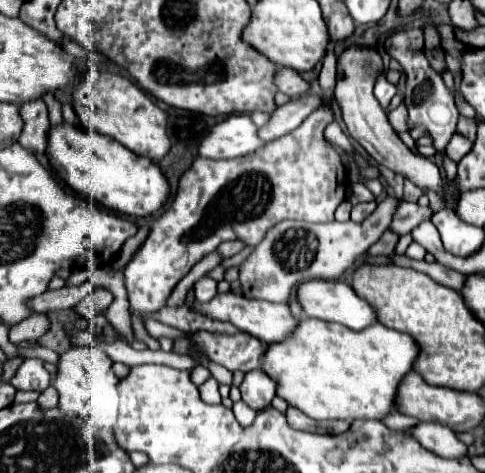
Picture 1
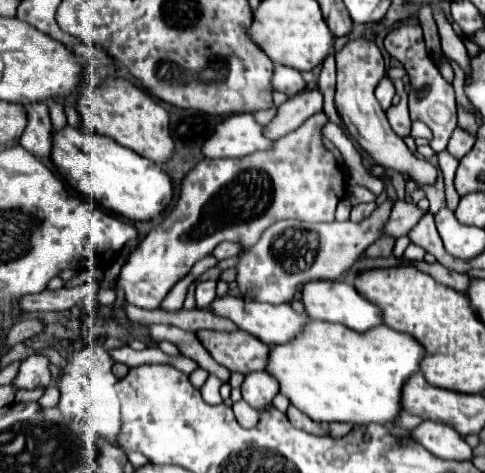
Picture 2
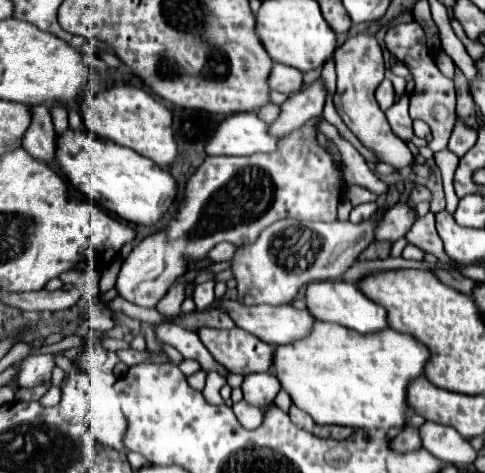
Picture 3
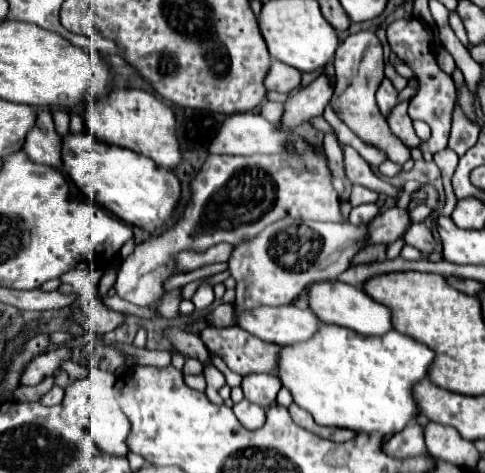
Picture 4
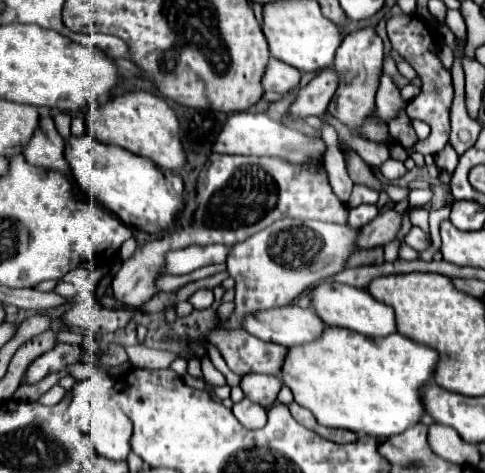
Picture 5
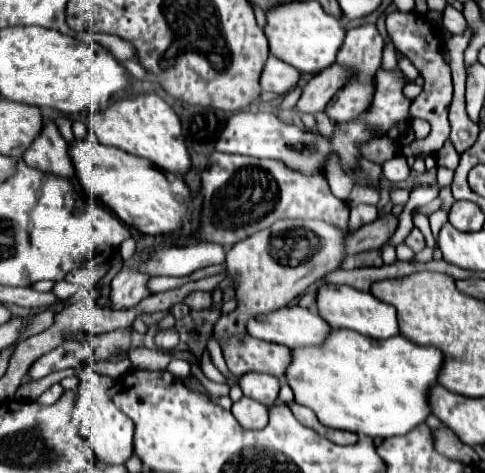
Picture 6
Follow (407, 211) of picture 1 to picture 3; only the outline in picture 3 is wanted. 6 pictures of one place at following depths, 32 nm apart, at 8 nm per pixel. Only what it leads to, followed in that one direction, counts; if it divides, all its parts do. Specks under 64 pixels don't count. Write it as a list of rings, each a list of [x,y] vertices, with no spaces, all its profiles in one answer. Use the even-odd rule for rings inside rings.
[[[396,204],[384,212],[384,216],[378,220],[374,228],[374,240],[392,240],[396,242],[402,238],[410,226],[416,222],[414,210],[406,204]]]

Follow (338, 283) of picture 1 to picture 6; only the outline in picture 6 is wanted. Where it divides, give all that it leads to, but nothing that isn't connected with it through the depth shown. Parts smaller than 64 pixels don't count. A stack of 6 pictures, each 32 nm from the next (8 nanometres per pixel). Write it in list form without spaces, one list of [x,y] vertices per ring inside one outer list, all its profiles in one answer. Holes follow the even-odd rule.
[[[322,284],[320,290],[318,290],[316,304],[318,304],[320,316],[334,330],[348,328],[348,330],[354,330],[354,332],[360,332],[364,336],[378,338],[378,340],[392,338],[392,336],[400,334],[400,326],[398,326],[398,318],[396,318],[394,306],[390,306],[386,302],[380,302],[370,292],[360,292],[360,290],[350,288],[350,286],[328,286],[328,284]]]

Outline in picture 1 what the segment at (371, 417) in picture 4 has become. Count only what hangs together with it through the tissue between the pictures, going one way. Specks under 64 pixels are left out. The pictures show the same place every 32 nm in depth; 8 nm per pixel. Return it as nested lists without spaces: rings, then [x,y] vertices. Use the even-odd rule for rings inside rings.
[[[302,320],[298,330],[284,342],[268,346],[264,354],[262,370],[276,380],[276,394],[290,406],[302,410],[312,420],[384,420],[396,410],[396,388],[400,380],[414,370],[420,348],[412,336],[398,330],[390,330],[384,324],[374,324],[362,332],[354,332],[342,324]]]

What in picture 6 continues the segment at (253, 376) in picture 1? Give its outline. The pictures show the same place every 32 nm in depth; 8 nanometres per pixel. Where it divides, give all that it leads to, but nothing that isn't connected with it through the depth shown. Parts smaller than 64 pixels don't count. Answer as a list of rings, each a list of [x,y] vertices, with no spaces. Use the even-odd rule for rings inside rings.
[[[258,372],[244,374],[238,384],[240,384],[244,396],[254,398],[266,406],[272,406],[276,402],[278,390],[280,390],[280,380],[276,376],[258,374]]]

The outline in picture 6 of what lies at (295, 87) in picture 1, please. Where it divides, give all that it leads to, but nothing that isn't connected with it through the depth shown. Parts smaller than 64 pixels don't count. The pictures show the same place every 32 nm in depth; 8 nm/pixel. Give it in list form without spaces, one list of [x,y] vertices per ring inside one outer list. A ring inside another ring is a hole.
[[[270,56],[260,74],[260,88],[276,94],[286,94],[290,88],[296,86],[298,78],[300,78],[300,72],[296,68],[278,60],[276,56]]]

